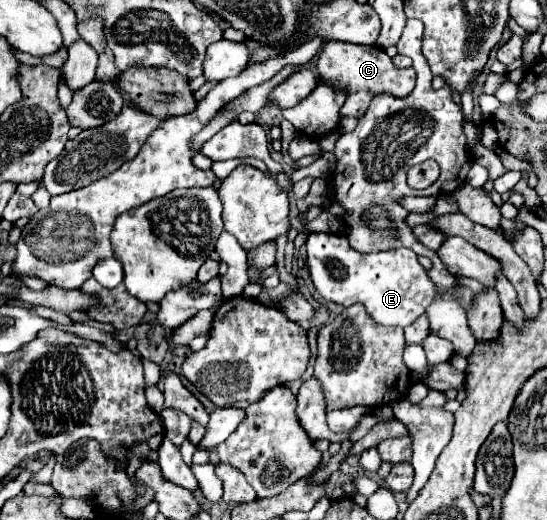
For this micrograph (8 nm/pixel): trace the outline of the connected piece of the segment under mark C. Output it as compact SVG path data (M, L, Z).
M331 40L317 56L317 72L321 78L331 82L335 88L347 88L347 100L341 108L341 116L361 118L367 112L369 102L379 92L389 92L399 98L409 96L415 86L415 70L413 68L395 68L391 58L377 46L357 46L349 42Z

